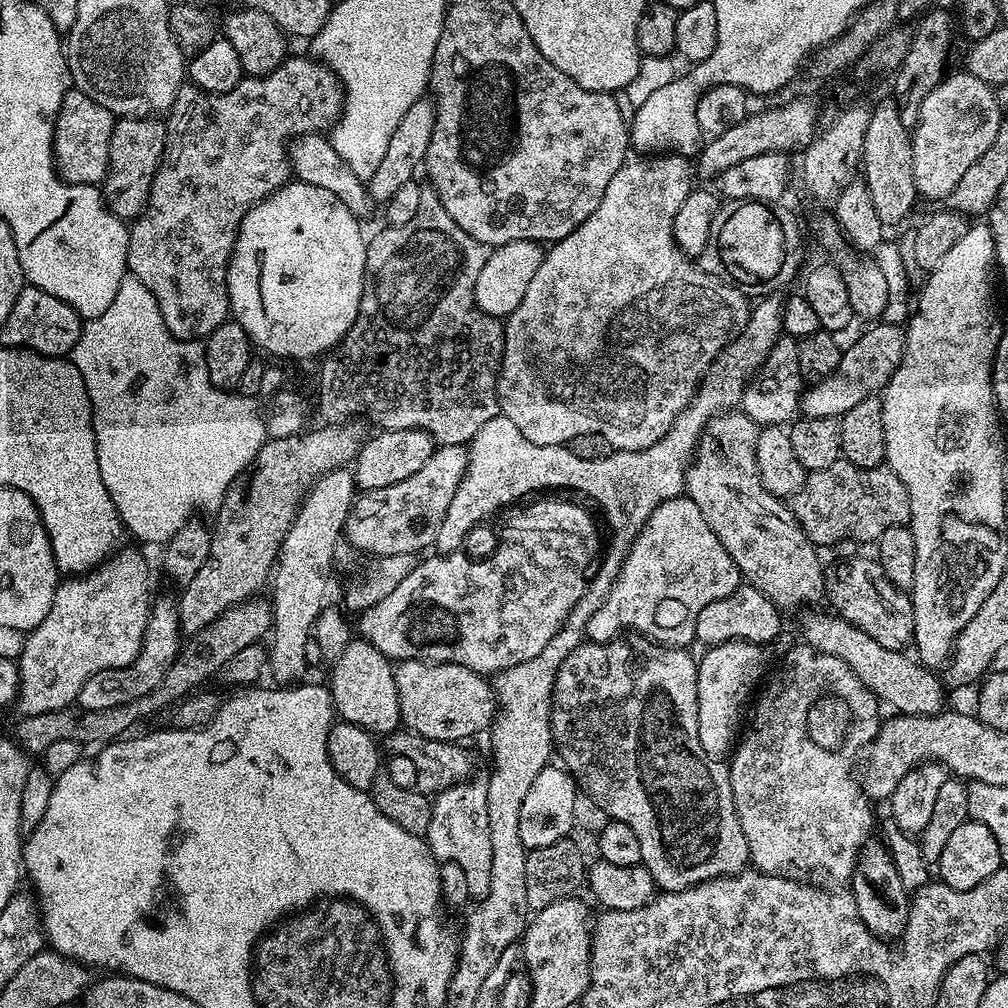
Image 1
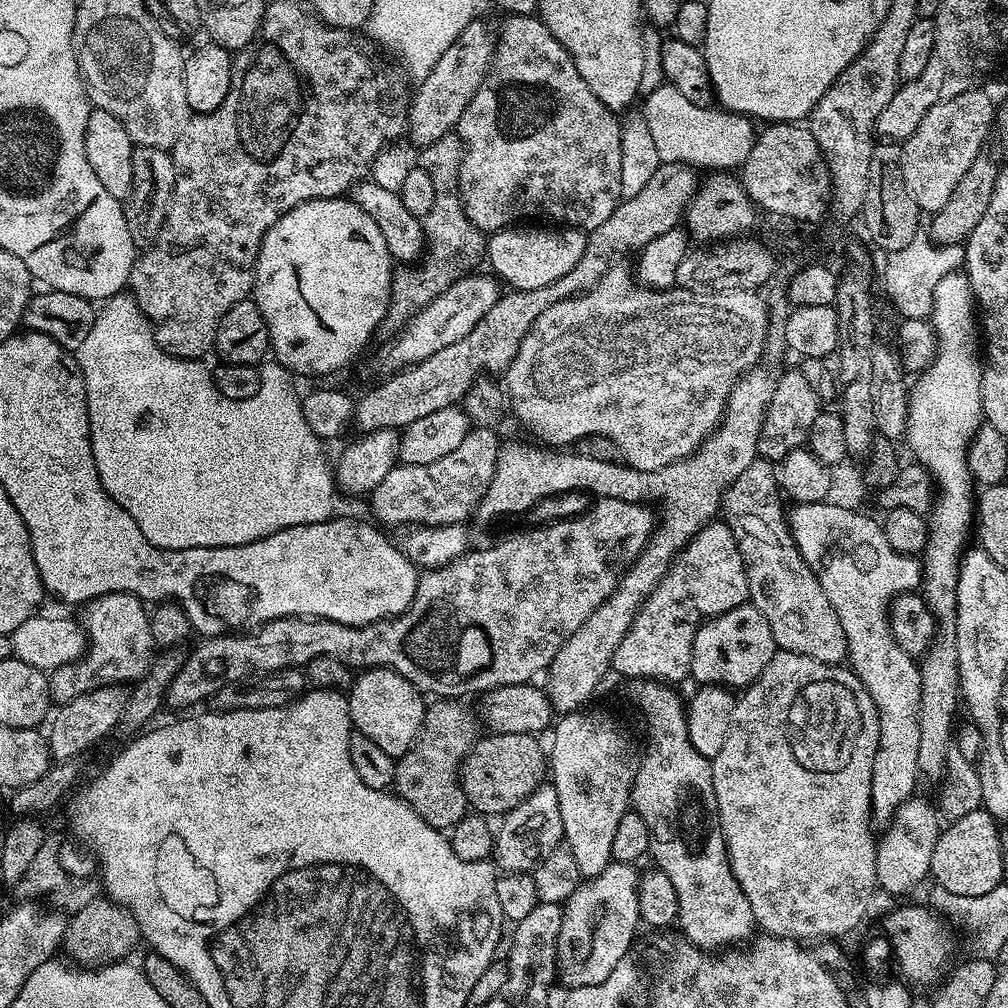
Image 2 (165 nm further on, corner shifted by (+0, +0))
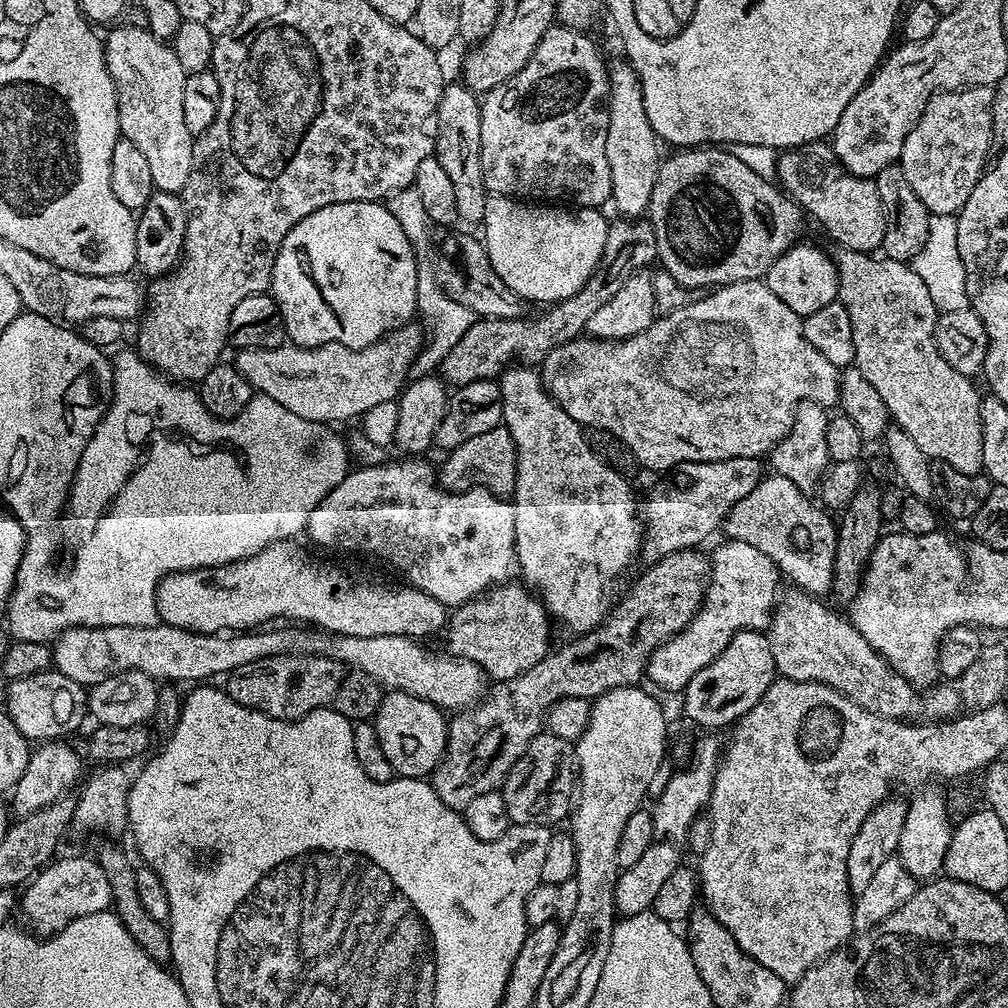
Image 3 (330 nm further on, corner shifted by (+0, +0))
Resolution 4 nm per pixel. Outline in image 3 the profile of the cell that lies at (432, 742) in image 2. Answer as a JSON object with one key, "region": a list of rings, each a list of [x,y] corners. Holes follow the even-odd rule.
{"region":[[[696,548],[678,550],[661,560],[649,563],[648,569],[632,584],[632,589],[615,605],[611,614],[603,624],[572,638],[569,644],[560,649],[549,651],[548,655],[538,662],[538,666],[530,666],[522,674],[509,680],[493,683],[486,695],[471,708],[455,713],[456,717],[448,720],[448,750],[440,759],[440,765],[433,770],[430,777],[432,788],[442,798],[448,808],[462,810],[466,802],[478,798],[478,794],[495,792],[501,787],[522,754],[526,754],[526,746],[545,727],[548,712],[559,700],[564,698],[582,698],[589,702],[622,686],[636,686],[645,679],[648,671],[650,654],[664,644],[674,634],[678,634],[692,621],[692,614],[700,609],[702,593],[708,582],[708,574],[712,570],[712,561]]]}

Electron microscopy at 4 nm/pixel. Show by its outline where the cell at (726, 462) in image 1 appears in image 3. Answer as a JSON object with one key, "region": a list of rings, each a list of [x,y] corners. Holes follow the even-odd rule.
{"region":[[[799,590],[785,591],[779,597],[776,605],[776,611],[772,614],[772,622],[766,629],[766,635],[770,642],[770,650],[774,654],[774,662],[776,663],[777,673],[785,680],[797,680],[798,682],[806,682],[813,680],[819,684],[830,686],[834,690],[838,690],[846,698],[850,698],[854,702],[858,702],[858,706],[862,706],[866,710],[870,710],[879,716],[885,716],[891,720],[902,720],[905,722],[935,721],[937,718],[952,718],[957,715],[956,711],[961,711],[959,691],[951,683],[940,682],[931,689],[930,694],[923,700],[923,695],[918,694],[917,689],[913,688],[910,682],[906,682],[906,678],[899,676],[888,663],[881,658],[874,650],[874,646],[870,646],[870,642],[866,642],[866,638],[862,638],[862,634],[858,634],[858,630],[852,624],[851,620],[840,616],[832,609],[827,608],[823,603],[823,599],[817,598],[809,593]]]}

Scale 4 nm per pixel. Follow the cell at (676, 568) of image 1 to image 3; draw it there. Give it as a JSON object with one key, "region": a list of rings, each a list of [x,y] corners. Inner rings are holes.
{"region":[[[731,538],[725,541],[710,552],[712,570],[702,593],[700,609],[692,614],[692,621],[686,627],[664,644],[659,644],[650,654],[647,683],[657,684],[664,692],[683,693],[690,678],[694,678],[702,666],[710,666],[710,662],[726,650],[734,634],[764,632],[772,622],[772,614],[782,592],[780,569],[774,561],[766,558],[766,554],[762,554],[762,550],[750,546],[750,542]]]}

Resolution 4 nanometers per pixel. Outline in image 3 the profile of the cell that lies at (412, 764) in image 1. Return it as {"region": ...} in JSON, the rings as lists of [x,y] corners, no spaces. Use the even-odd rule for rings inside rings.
{"region":[[[547,730],[539,732],[530,746],[526,746],[526,754],[522,754],[518,762],[514,762],[502,785],[506,814],[512,824],[556,826],[552,824],[559,820],[567,821],[574,807],[577,791],[578,773],[573,745]]]}

